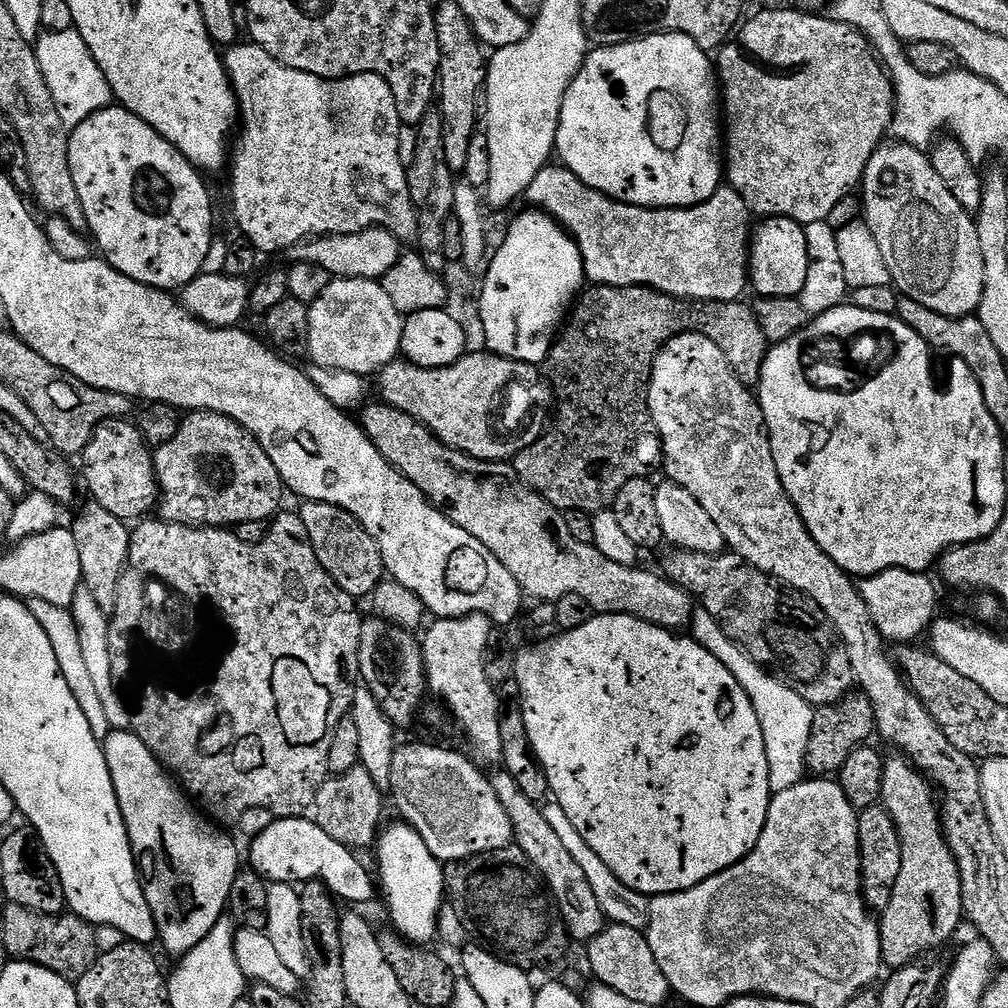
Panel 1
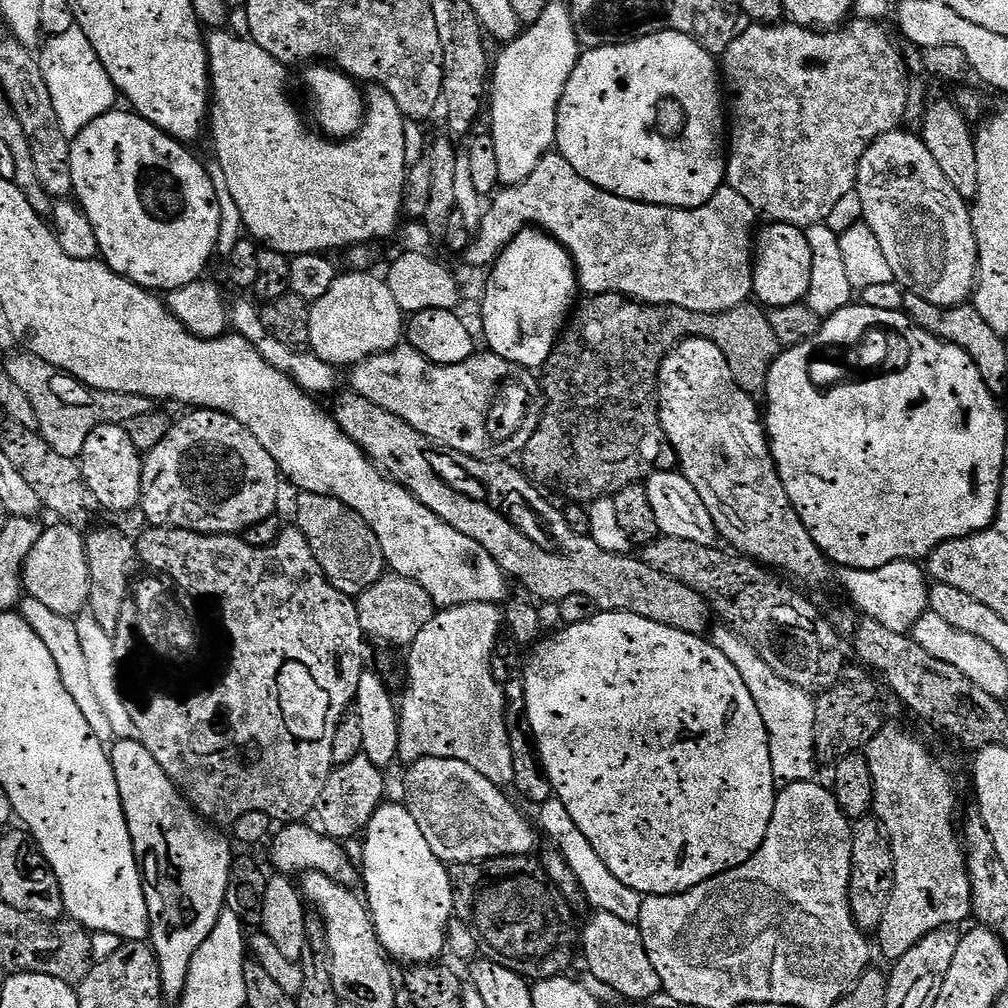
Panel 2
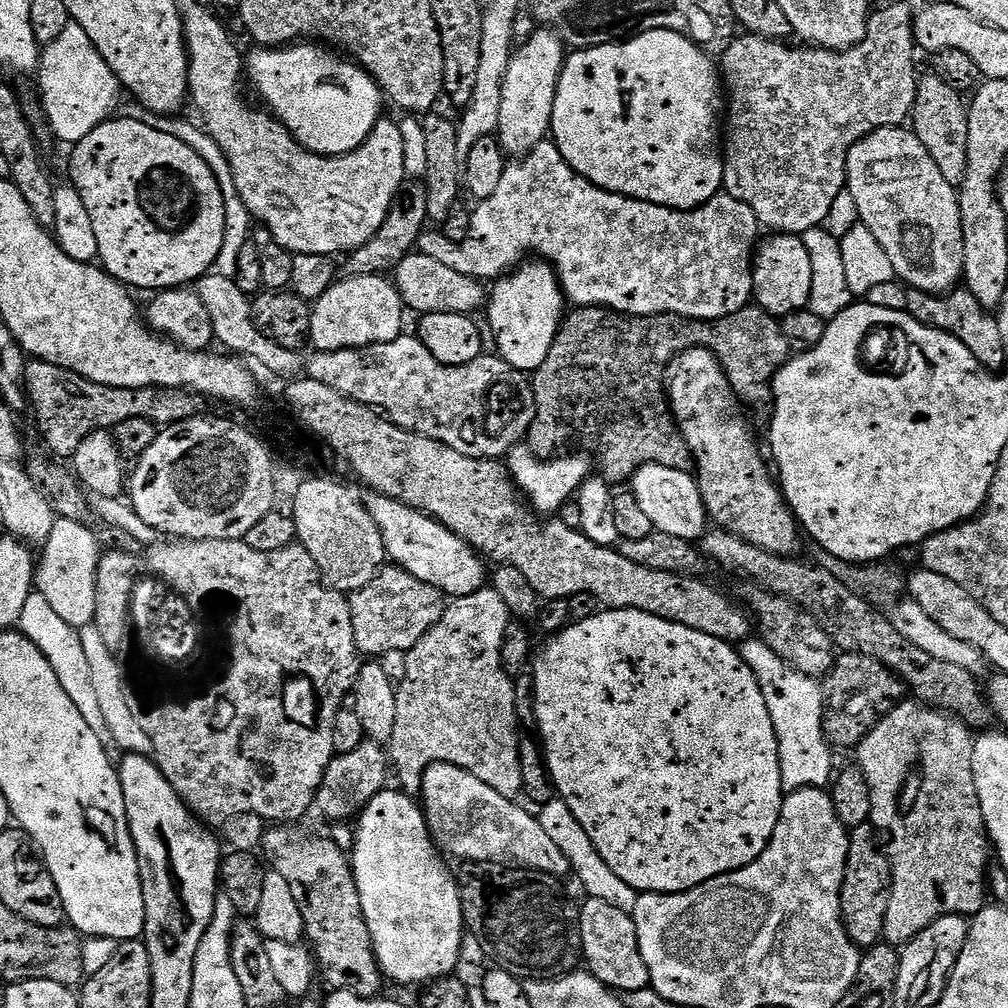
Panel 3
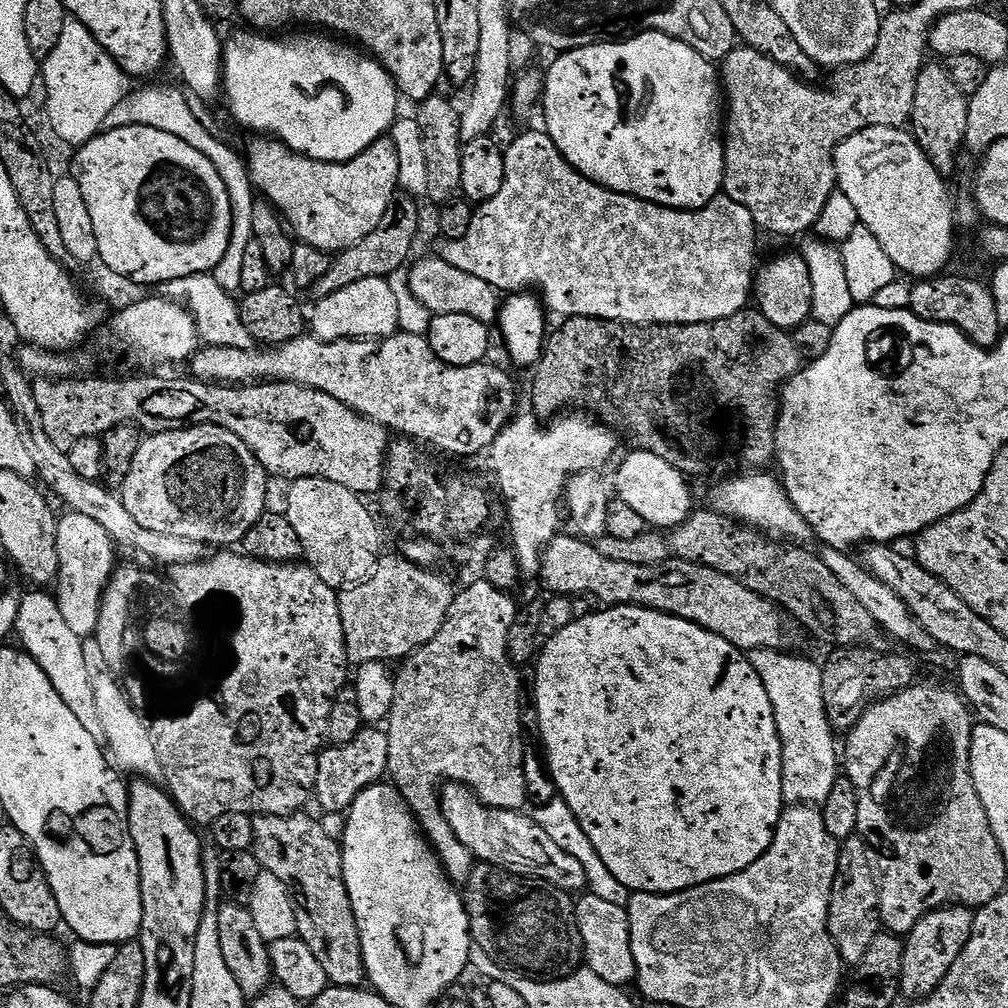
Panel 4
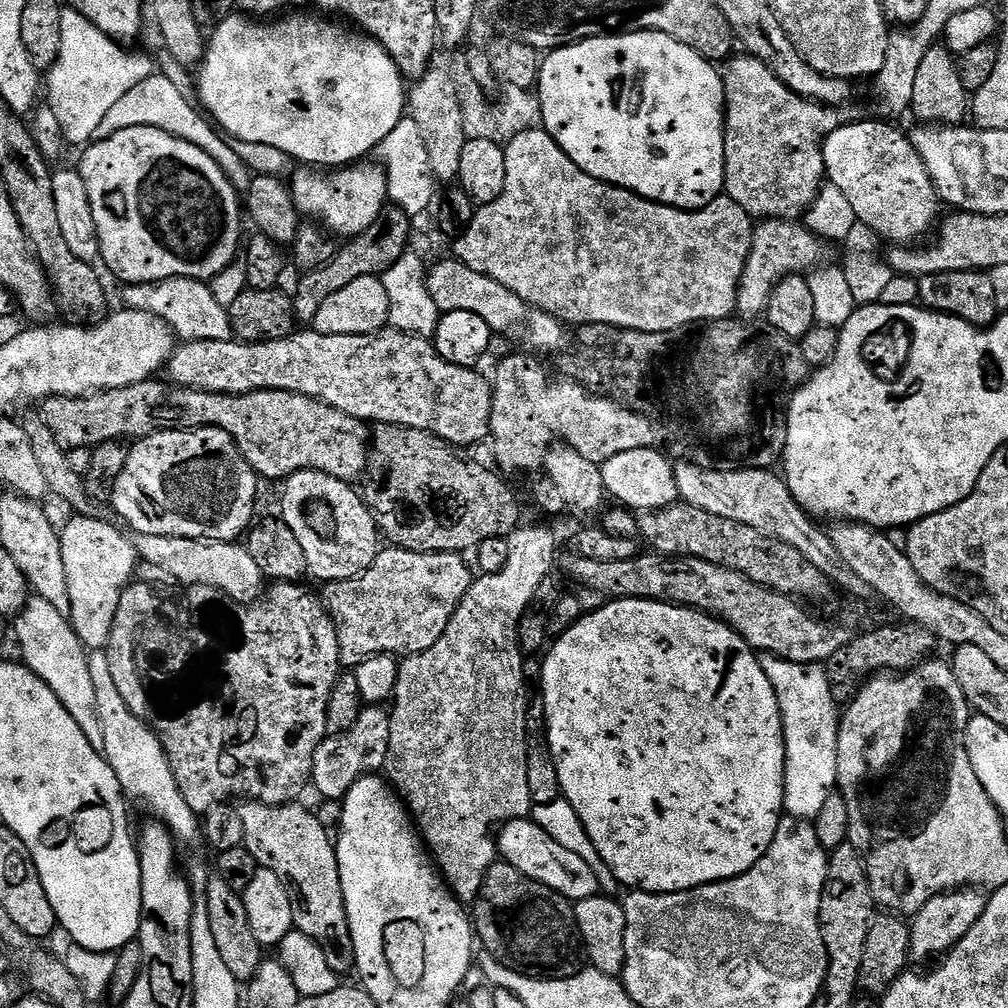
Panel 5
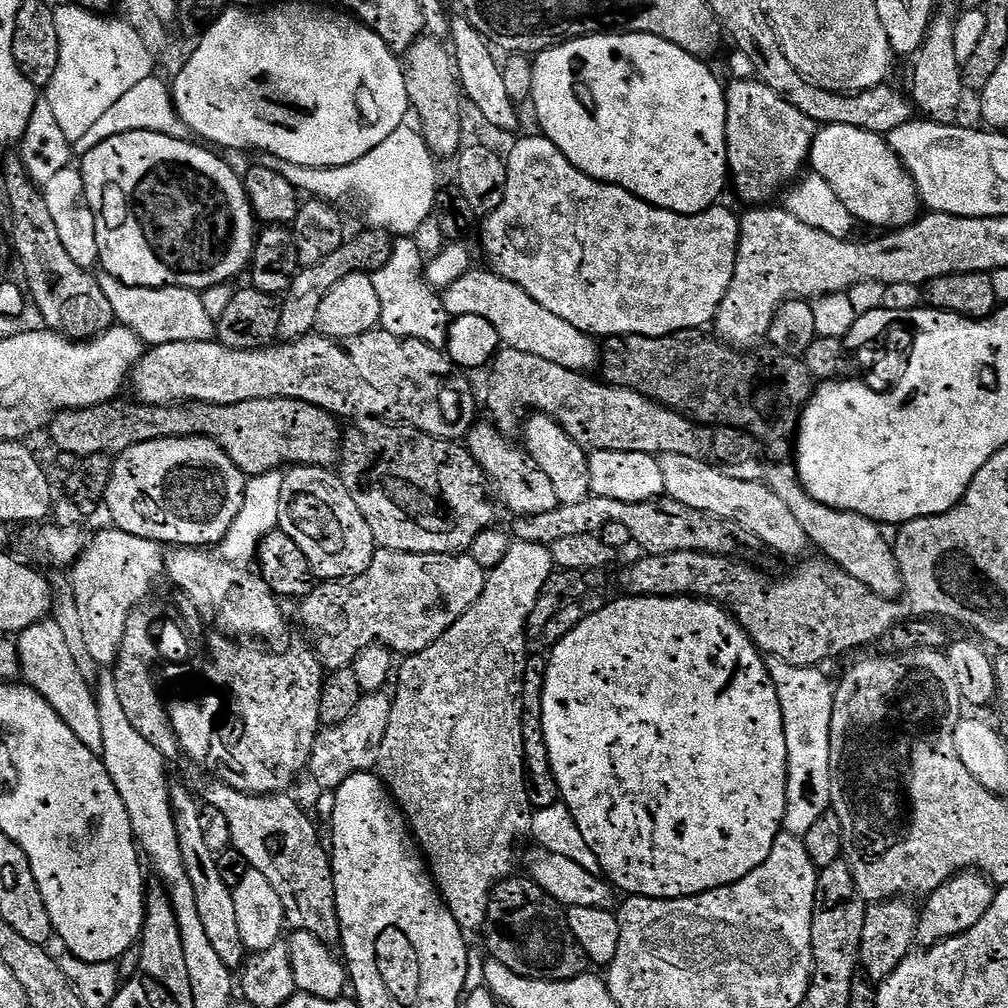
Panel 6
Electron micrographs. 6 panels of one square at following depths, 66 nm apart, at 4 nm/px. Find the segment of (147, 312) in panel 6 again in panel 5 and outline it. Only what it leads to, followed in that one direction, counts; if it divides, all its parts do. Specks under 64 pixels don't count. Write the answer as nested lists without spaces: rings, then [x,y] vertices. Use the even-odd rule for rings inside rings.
[[[175,276],[172,280],[159,280],[156,284],[133,284],[125,289],[123,303],[127,307],[149,312],[159,320],[165,320],[181,341],[233,339],[228,310],[218,304],[211,287],[205,281]]]

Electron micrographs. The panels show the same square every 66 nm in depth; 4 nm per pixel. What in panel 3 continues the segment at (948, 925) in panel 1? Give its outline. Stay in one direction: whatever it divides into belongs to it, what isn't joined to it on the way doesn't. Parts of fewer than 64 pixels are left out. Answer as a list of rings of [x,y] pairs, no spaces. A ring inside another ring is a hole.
[[[900,702],[895,706],[889,707],[877,719],[876,725],[869,730],[866,738],[862,738],[862,742],[857,744],[854,749],[854,755],[856,755],[857,760],[855,760],[855,763],[858,765],[861,774],[864,775],[869,786],[870,806],[872,807],[872,819],[870,823],[883,839],[884,836],[888,839],[886,855],[888,863],[892,866],[892,891],[888,893],[883,939],[893,946],[909,944],[914,937],[922,934],[922,930],[926,930],[926,926],[930,926],[930,922],[934,922],[943,916],[975,918],[986,907],[984,891],[989,891],[990,888],[989,881],[986,879],[986,873],[989,871],[988,852],[990,856],[990,841],[984,830],[982,806],[978,802],[978,790],[976,789],[974,770],[972,769],[973,729],[969,728],[963,720],[959,720],[957,716],[951,716],[949,712],[942,712],[938,708],[930,708],[928,705],[919,702],[908,703]]]

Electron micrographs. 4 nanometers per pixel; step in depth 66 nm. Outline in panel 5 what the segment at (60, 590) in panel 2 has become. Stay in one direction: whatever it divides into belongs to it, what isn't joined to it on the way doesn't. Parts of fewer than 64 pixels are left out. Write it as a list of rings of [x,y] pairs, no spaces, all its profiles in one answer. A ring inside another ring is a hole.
[[[76,514],[59,533],[63,565],[70,594],[72,628],[85,649],[107,649],[114,614],[125,588],[133,583],[138,557],[133,541],[124,537],[112,524],[95,520],[92,514]]]

